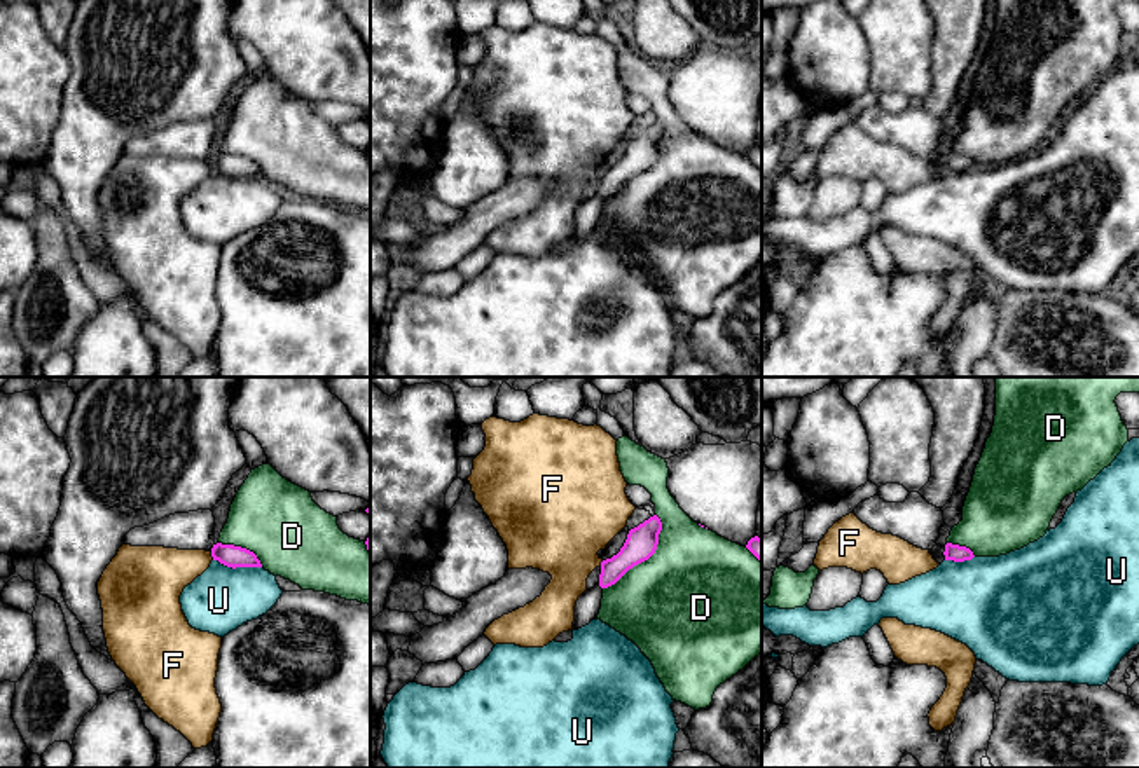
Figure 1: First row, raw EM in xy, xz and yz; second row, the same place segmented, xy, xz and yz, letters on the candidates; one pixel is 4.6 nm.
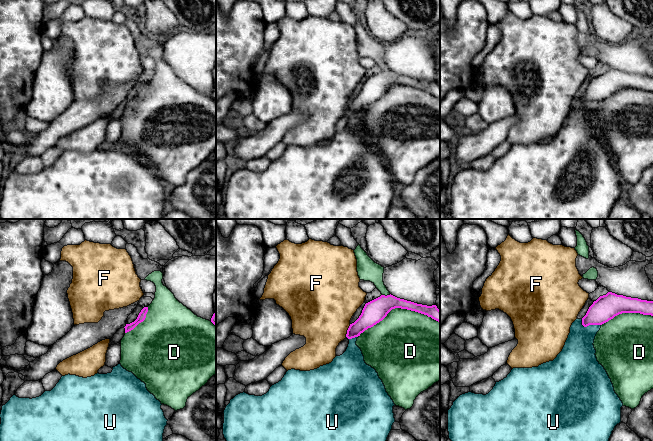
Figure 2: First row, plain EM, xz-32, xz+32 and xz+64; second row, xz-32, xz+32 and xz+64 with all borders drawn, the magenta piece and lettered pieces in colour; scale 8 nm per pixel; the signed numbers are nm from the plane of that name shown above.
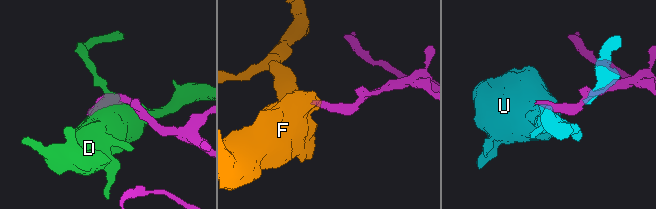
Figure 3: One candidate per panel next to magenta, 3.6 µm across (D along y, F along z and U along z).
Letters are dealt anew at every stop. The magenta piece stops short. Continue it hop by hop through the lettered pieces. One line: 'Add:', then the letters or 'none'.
Add: none

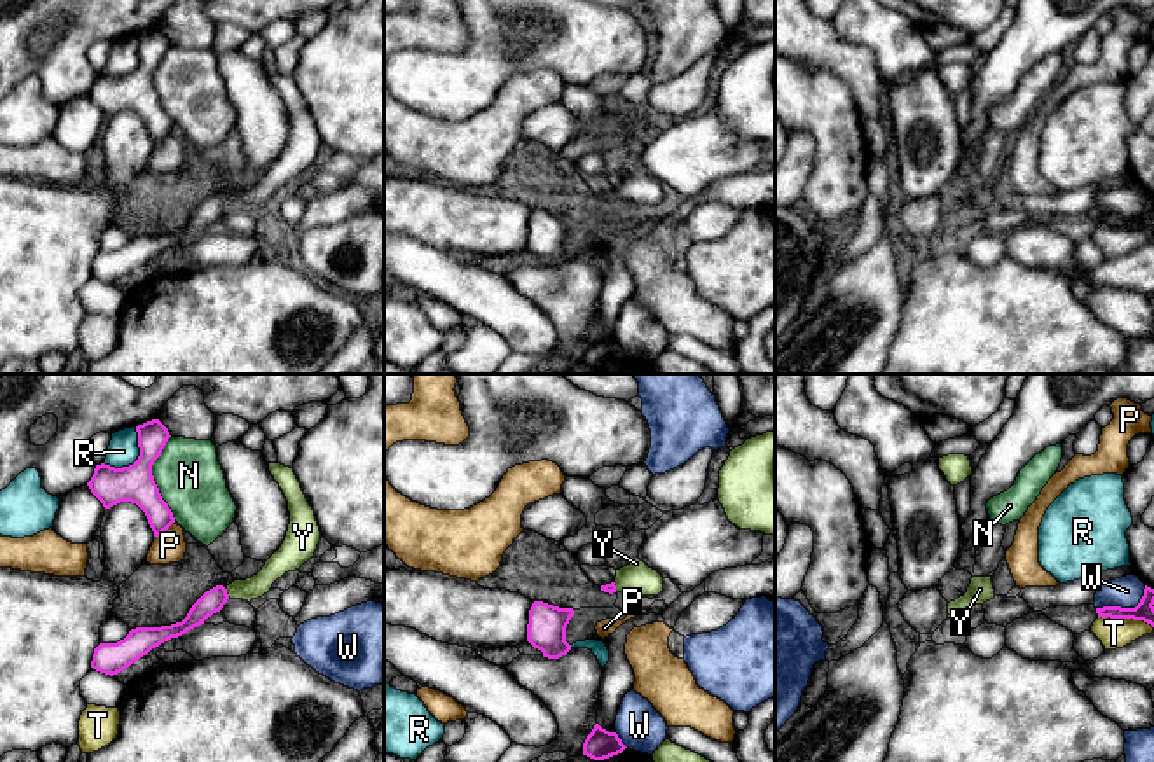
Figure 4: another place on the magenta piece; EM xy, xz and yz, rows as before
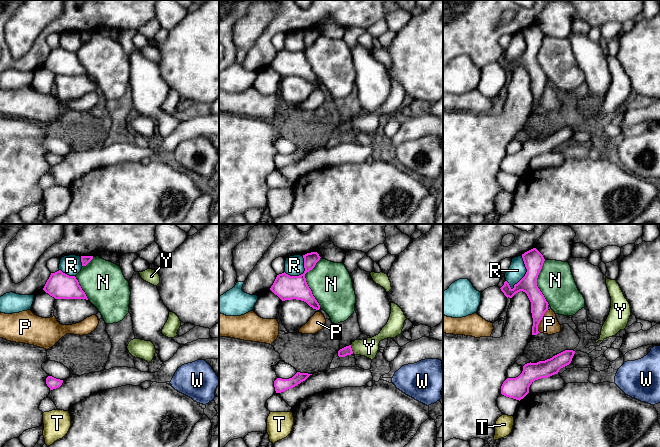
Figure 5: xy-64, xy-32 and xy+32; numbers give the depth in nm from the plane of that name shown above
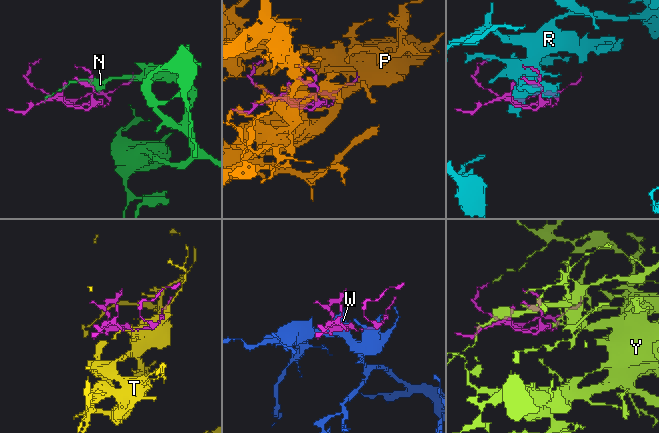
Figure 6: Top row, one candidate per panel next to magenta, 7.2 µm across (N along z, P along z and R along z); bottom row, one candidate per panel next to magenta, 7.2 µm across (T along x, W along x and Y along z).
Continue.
Add: Y

